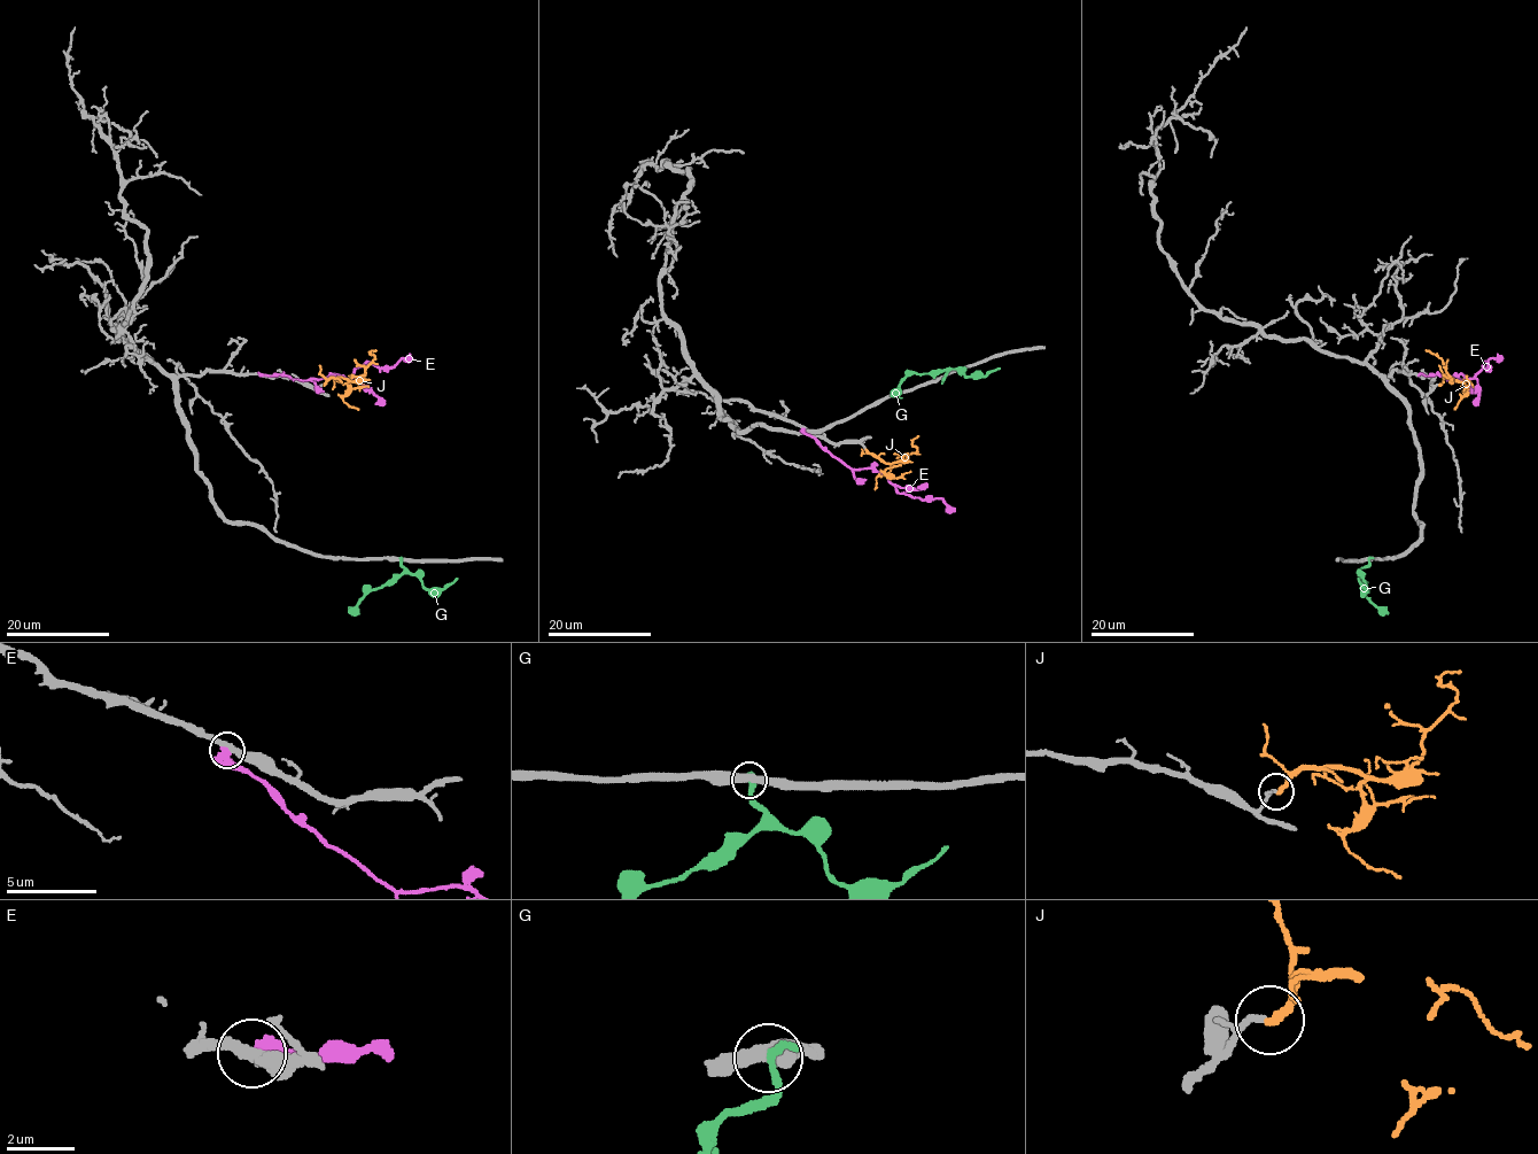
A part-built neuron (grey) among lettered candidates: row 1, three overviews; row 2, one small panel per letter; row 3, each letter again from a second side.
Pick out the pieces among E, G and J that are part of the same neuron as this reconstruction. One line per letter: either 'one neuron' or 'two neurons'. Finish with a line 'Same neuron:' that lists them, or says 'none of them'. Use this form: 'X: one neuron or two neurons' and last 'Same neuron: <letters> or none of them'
E: two neurons
G: two neurons
J: two neurons
Same neuron: none of them

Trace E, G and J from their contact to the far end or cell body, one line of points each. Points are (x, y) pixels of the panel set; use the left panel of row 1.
E: (261, 376), (288, 376), (308, 380), (334, 374), (349, 378), (367, 362), (390, 368), (401, 358), (413, 359)
G: (399, 559), (404, 570), (367, 594), (357, 605), (359, 614)
J: (324, 385), (329, 378), (359, 379), (374, 358), (370, 351), (377, 350)

